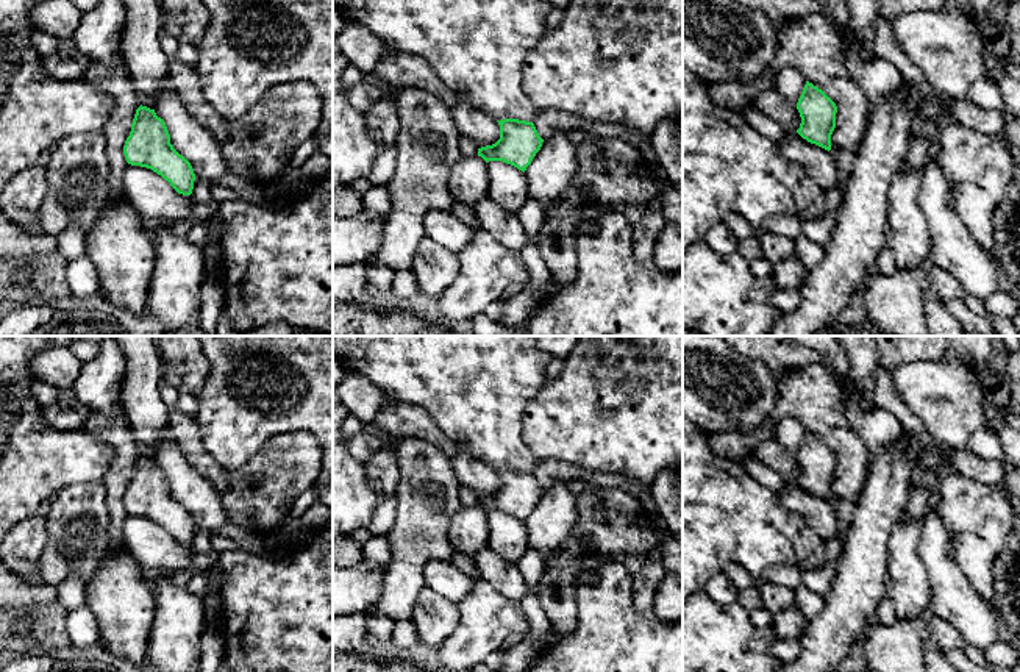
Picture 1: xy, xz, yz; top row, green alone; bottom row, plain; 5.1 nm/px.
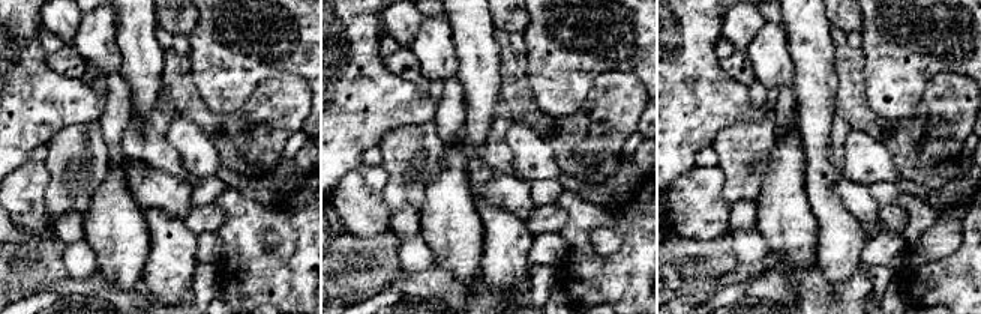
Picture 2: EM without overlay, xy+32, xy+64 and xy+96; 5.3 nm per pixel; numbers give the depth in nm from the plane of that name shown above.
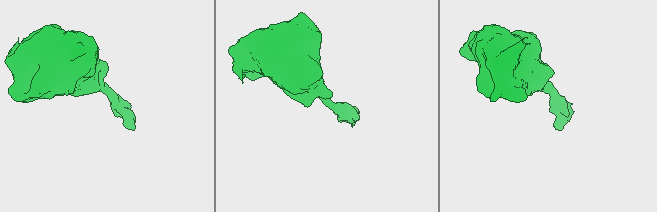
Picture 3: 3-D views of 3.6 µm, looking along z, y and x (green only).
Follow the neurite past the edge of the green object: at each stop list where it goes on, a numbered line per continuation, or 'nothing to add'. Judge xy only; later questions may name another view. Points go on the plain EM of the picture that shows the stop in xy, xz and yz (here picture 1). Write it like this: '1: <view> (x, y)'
nothing to add

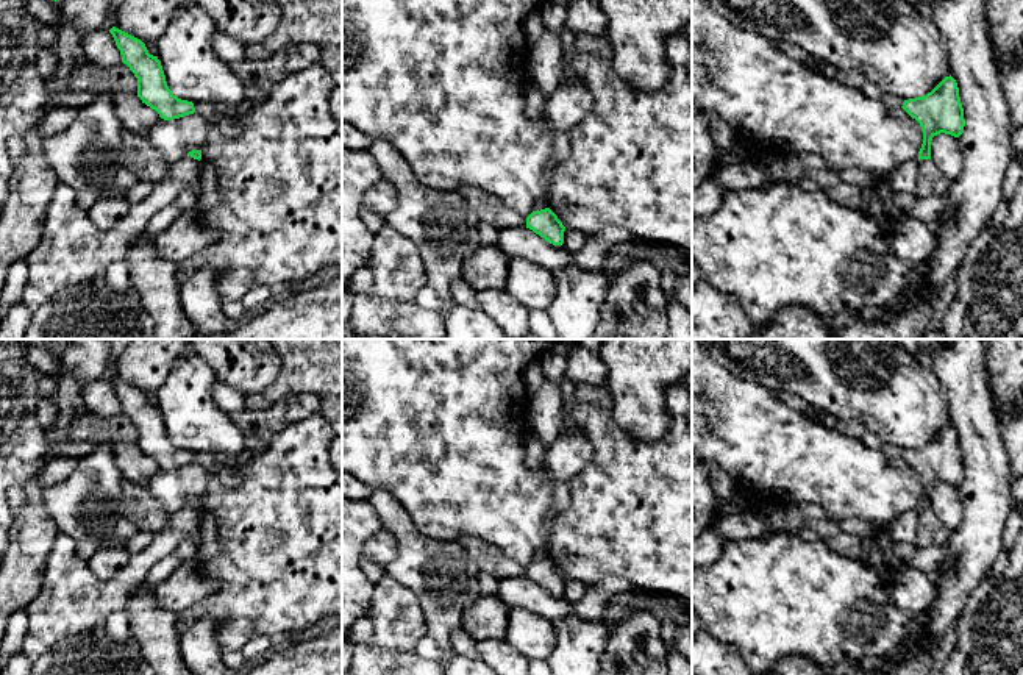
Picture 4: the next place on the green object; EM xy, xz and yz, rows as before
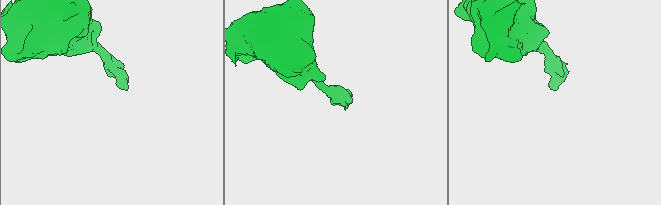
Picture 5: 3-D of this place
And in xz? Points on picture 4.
nothing to add

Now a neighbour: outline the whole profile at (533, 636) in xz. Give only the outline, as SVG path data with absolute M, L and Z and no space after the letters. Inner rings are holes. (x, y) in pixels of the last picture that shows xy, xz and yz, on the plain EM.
M511 608L504 641L528 661L547 659L556 647L556 631L551 620L523 608Z

